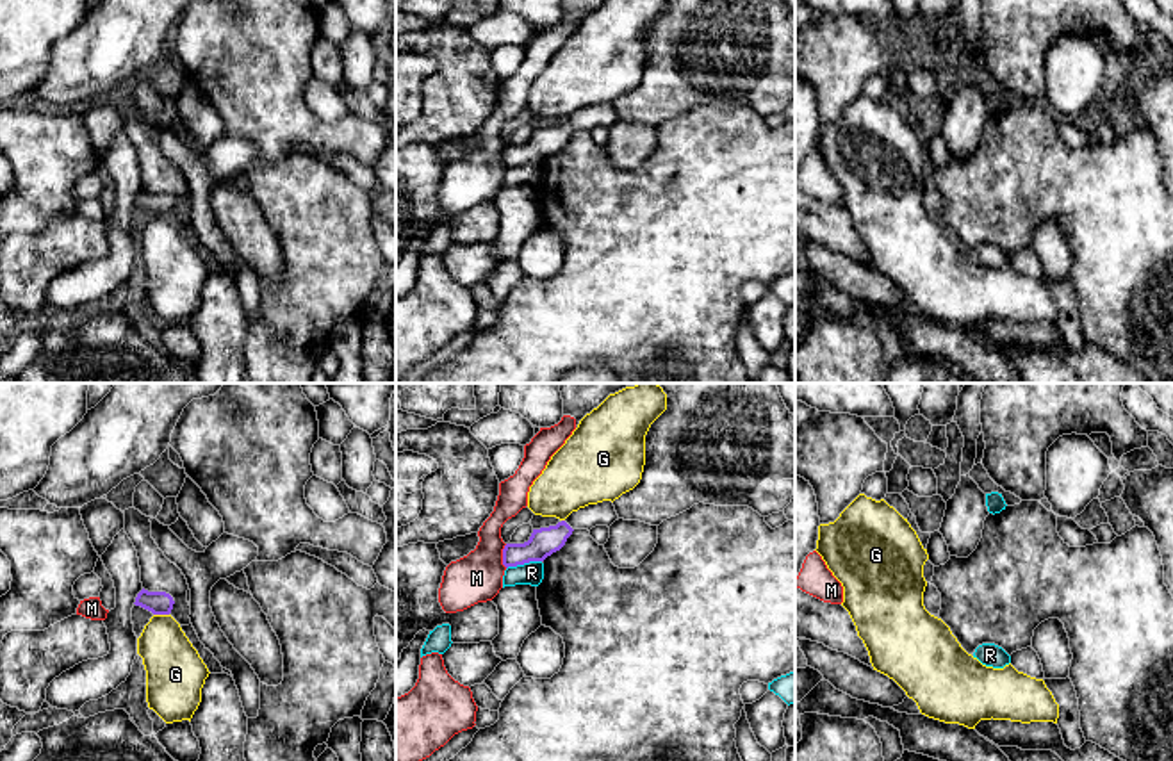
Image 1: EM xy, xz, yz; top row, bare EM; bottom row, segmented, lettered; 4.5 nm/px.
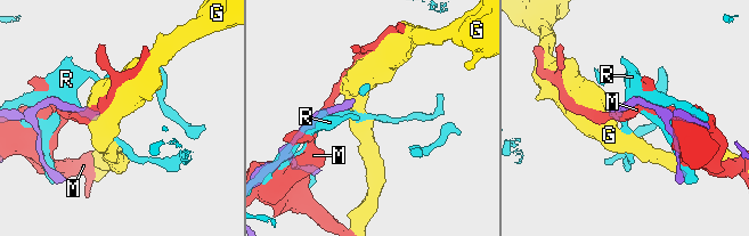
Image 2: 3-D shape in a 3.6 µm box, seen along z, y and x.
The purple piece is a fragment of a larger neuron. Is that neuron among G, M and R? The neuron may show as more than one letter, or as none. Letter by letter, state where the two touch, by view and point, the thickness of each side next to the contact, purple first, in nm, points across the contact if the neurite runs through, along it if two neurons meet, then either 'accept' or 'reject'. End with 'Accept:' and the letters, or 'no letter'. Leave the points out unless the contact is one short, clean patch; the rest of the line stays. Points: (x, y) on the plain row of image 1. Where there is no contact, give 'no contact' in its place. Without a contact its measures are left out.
G: contact xy (161, 214); calibres 110 and 260 nm; border xy (154, 214), (168, 216); reject
M: contact xz (503, 157); calibres 130 and 220 nm; reject
R: contact xz (523, 164); calibres 130 and 100 nm; reject
Accept: no letter

